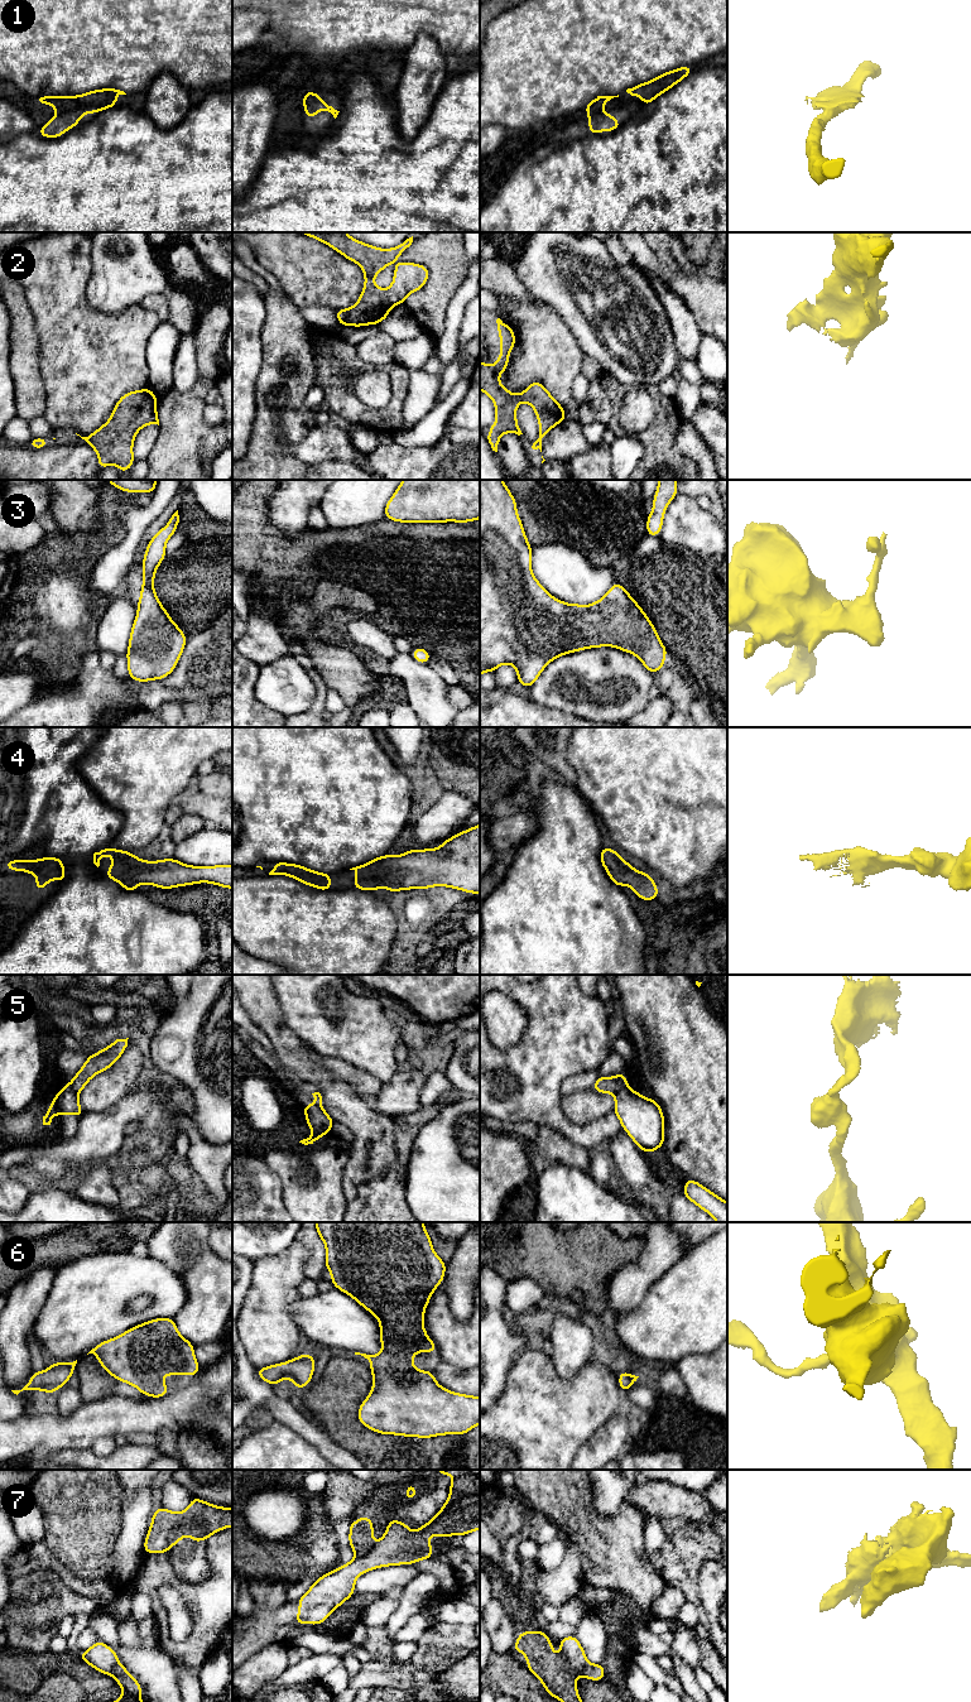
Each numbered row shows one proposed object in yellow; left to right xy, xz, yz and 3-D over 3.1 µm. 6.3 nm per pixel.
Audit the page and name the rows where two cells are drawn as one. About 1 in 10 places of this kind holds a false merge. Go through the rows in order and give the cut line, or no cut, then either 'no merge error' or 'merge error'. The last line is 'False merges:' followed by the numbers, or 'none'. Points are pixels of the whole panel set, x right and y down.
1: no cut; no merge error
2: no cut; no merge error
3: no cut; no merge error
4: no cut; no merge error
5: cut in yz along (626, 1085), (614, 1094); merge error
6: no cut; no merge error
7: no cut; no merge error
False merges: 5

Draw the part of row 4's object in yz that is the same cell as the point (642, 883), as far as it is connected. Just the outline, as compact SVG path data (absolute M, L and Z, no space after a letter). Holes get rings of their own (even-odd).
M604 847L600 860L616 886L628 885L644 902L658 899L658 886L652 876L629 865L614 848Z

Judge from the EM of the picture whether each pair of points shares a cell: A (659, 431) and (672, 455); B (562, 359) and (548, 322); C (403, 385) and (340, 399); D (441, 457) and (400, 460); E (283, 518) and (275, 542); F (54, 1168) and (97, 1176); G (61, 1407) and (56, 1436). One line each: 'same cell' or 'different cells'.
A: same cell
B: same cell
C: same cell
D: same cell
E: different cells
F: different cells
G: different cells

